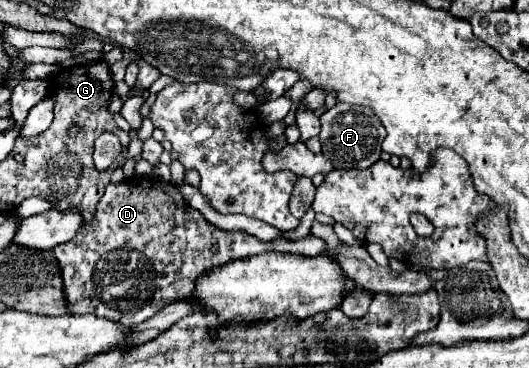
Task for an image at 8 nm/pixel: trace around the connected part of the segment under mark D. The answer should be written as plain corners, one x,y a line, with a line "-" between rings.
129,177
121,183
109,183
105,187
105,195
97,205
93,221
83,223
77,235
71,241
53,247
53,253
63,273
67,301
71,301
71,313
95,313
97,317
111,317
111,321
119,321
123,325
139,325
151,319
159,309
163,309
163,305
189,297
195,291
197,279
213,267
221,267
225,263
265,251
321,255
325,253
325,249
327,243
311,233
297,241
261,241
245,231
219,229
211,225
201,211
187,207
177,185
155,181
153,177

